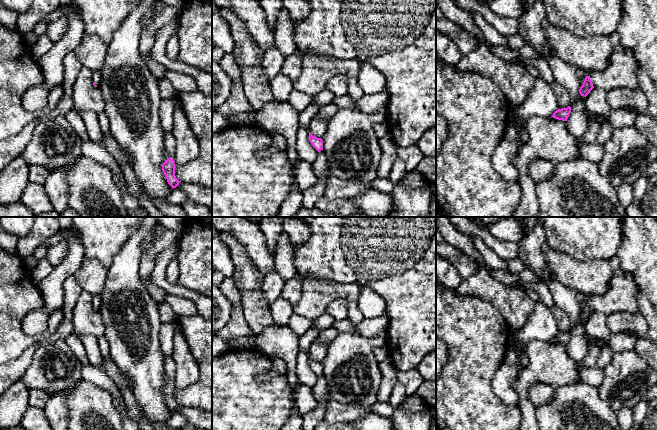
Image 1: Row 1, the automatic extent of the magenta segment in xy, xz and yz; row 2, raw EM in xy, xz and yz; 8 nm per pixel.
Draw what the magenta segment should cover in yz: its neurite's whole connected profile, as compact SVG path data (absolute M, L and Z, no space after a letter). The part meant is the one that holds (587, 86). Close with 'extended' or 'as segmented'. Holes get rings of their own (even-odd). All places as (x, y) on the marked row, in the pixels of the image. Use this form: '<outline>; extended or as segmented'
M618 48L612 53L610 65L604 71L588 71L579 93L586 97L594 87L607 92L620 87L639 88L637 62L631 51Z; extended

